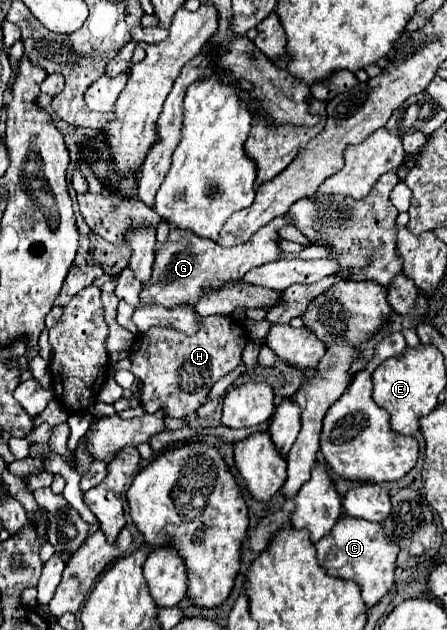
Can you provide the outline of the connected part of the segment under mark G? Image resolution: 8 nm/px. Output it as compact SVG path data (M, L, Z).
M279 216L267 226L259 228L251 236L251 240L233 248L223 248L213 240L199 238L195 232L181 232L181 228L173 228L167 242L159 250L155 250L153 272L149 284L145 284L139 292L139 306L147 306L151 304L151 300L155 306L163 308L193 306L201 298L201 292L223 288L227 282L239 282L251 268L275 262L279 258L281 250L277 246L277 228L287 224L291 224L291 220L287 216Z

